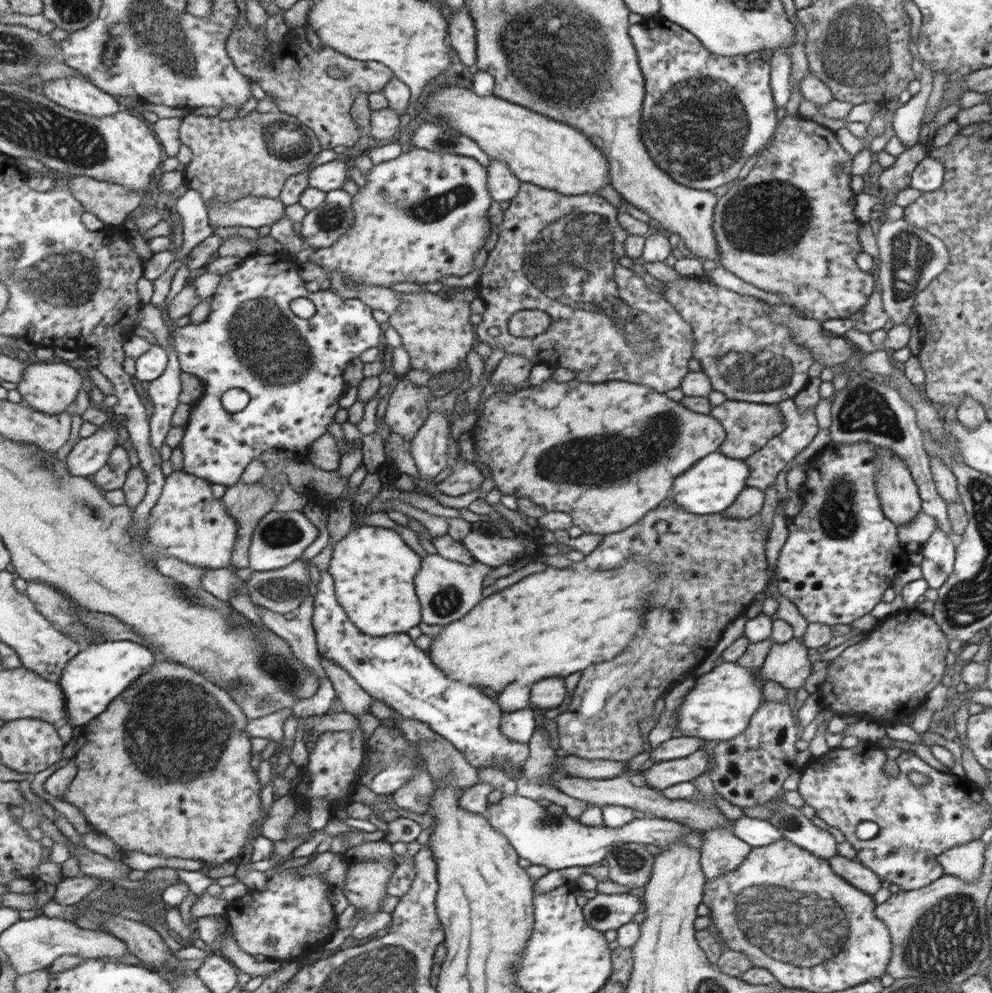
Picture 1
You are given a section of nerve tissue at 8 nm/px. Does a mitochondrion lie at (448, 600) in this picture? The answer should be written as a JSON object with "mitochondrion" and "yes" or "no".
{"mitochondrion":"yes"}

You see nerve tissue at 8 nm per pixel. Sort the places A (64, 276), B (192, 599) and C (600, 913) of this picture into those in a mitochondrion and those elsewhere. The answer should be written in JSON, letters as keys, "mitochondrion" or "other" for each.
{"A":"mitochondrion","B":"mitochondrion","C":"mitochondrion"}

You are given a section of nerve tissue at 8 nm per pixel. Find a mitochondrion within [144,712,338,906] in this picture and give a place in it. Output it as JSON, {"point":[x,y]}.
{"point":[193,775]}

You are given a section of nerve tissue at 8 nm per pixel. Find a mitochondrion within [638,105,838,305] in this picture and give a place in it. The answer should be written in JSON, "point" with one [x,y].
{"point":[754,221]}

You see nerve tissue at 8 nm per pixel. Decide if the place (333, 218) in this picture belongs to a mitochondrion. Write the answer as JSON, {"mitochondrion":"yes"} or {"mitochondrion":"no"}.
{"mitochondrion":"yes"}

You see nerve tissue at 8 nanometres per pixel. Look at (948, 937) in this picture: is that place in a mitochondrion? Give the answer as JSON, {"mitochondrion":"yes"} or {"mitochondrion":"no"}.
{"mitochondrion":"yes"}

